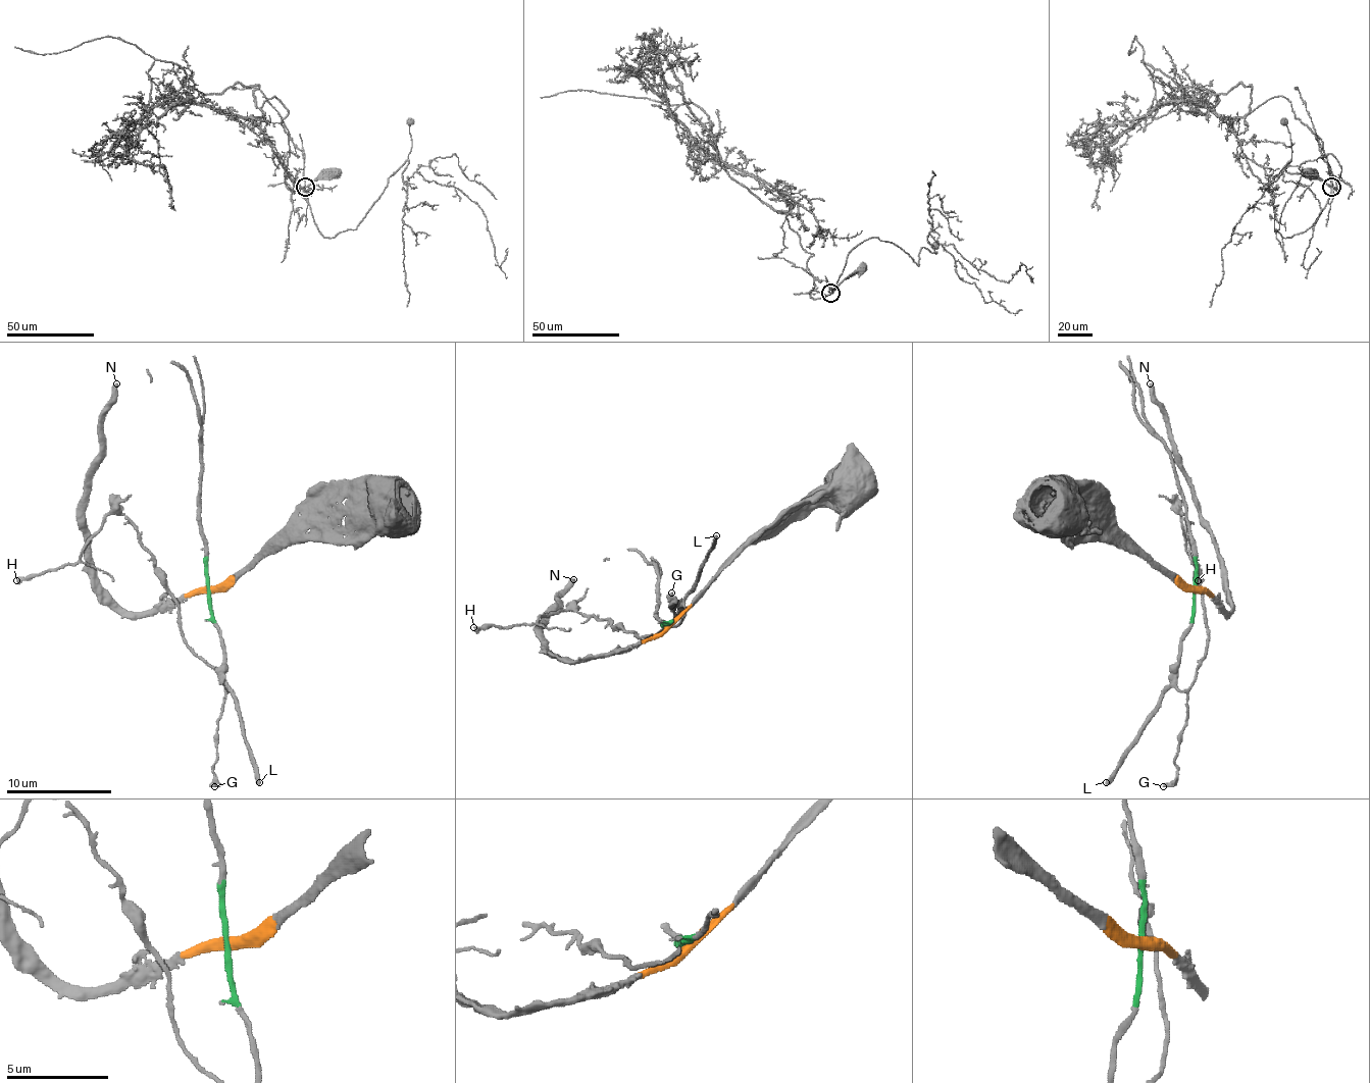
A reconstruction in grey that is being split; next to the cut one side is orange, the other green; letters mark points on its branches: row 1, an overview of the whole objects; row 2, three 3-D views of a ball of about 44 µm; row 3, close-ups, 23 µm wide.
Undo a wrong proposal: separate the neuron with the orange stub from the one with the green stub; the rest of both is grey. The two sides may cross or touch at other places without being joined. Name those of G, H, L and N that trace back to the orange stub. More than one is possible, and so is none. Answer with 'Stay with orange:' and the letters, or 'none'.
Stay with orange: N

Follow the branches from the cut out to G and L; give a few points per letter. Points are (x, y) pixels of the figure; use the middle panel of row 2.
G: (666, 623), (682, 605), (684, 613), (674, 616), (671, 591)
L: (666, 623), (693, 591), (698, 570), (716, 536)

